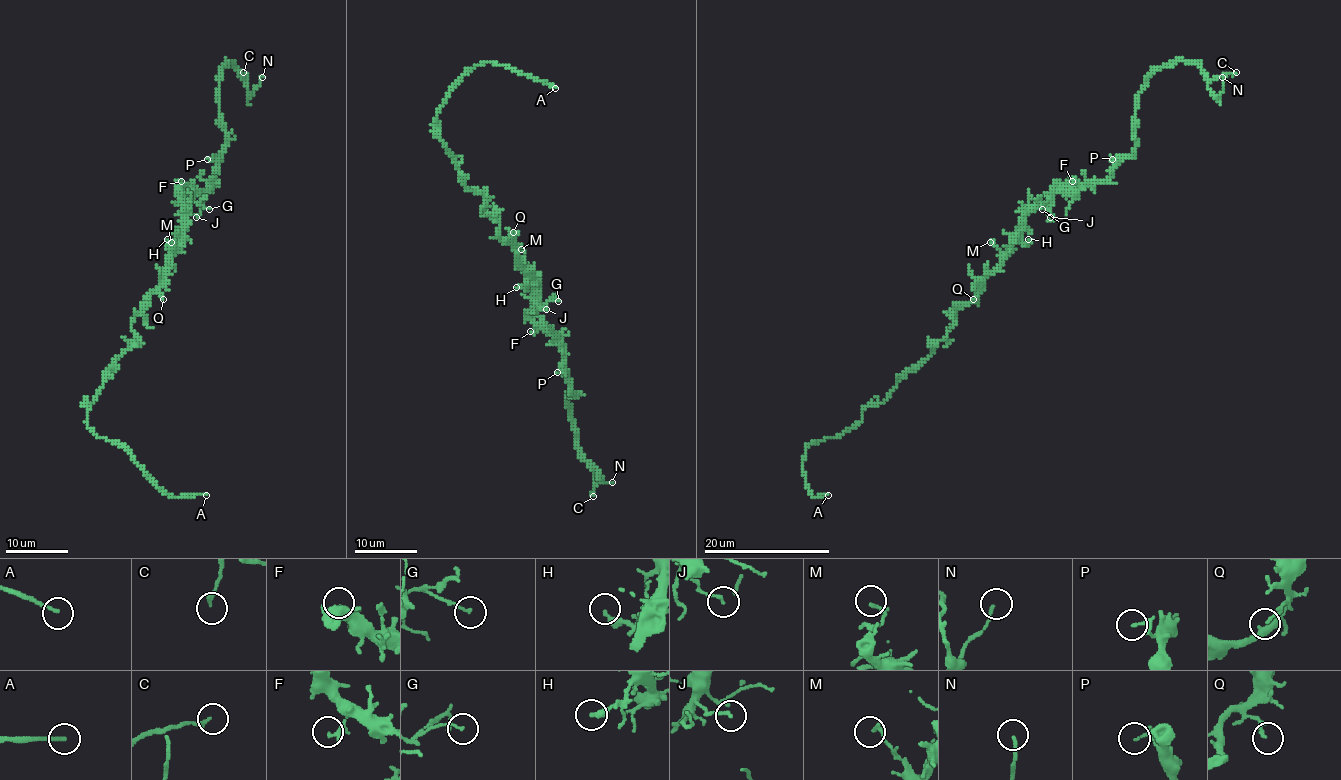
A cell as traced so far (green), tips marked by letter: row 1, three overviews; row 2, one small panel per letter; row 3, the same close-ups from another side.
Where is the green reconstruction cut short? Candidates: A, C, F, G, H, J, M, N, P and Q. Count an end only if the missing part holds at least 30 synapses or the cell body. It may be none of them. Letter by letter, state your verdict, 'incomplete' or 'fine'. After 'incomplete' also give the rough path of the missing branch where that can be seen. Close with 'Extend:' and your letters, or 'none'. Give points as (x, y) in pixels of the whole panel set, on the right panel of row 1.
A: incomplete; course (828, 495), (827, 500), (834, 511), (844, 512), (847, 517)
C: fine
F: fine
G: fine
H: fine
J: fine
M: fine
N: fine
P: fine
Q: fine
Extend: A

